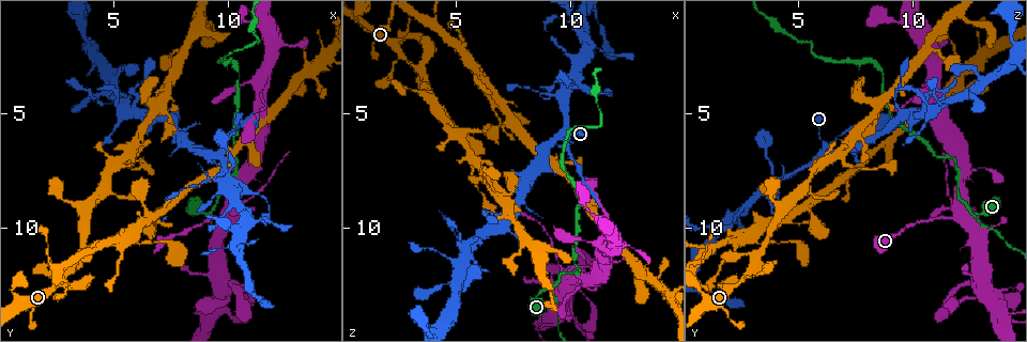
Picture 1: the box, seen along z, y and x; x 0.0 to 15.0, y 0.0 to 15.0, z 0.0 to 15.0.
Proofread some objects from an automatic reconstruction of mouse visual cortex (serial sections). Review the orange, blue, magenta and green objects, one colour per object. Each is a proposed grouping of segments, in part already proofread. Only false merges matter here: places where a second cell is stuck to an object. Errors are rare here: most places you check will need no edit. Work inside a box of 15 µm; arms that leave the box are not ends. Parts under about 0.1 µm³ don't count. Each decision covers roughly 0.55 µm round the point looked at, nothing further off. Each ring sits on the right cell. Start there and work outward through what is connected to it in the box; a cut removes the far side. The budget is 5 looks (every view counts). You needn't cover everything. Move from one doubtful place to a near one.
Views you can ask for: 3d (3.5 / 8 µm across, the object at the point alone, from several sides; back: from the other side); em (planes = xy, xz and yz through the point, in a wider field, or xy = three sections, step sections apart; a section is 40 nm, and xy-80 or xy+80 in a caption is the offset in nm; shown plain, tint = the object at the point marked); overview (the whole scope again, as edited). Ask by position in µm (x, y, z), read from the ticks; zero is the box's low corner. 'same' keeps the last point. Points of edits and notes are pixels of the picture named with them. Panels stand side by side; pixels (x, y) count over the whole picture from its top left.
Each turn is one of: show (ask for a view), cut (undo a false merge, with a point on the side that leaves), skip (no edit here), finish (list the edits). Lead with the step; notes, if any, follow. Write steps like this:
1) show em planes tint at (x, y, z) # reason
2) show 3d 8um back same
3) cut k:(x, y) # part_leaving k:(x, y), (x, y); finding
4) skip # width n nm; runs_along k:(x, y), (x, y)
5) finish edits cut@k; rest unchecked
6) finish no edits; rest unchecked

show 3d 3.5um at (9.7, 6.5, 6.2) # narrows sharply

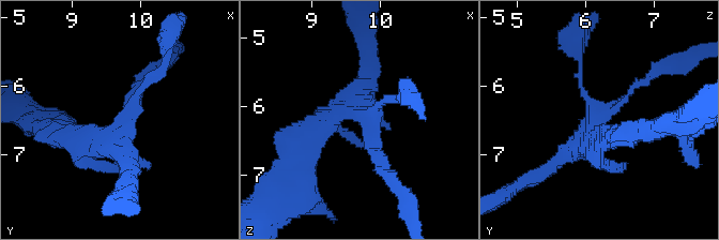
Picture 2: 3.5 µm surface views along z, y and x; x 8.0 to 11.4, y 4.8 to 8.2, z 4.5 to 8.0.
show em xy step 3 tint at (9.75, 6.50, 6.10) # need the tissue

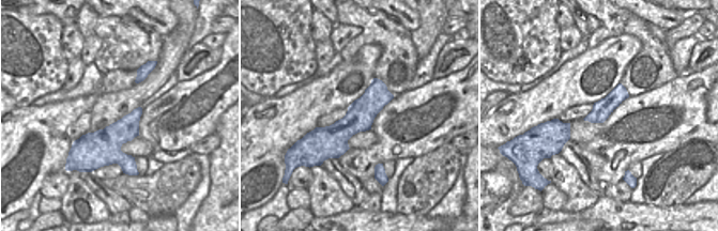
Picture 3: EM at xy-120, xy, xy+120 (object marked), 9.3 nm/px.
skip # runs_along 2:(164, 68), (107, 136), (65, 136); all the same cell

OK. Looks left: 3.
show 3d 3.5um at (9.2, 9.4, 12.5) # three arms meet

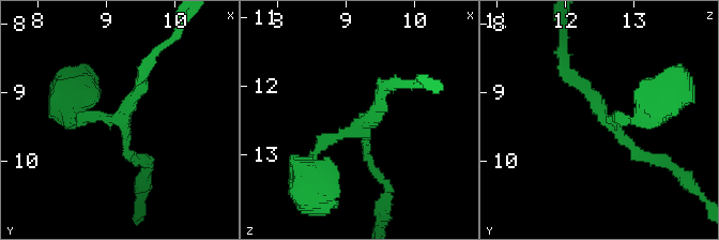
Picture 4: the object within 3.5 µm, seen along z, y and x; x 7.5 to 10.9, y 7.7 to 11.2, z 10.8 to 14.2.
show em xy step 3 tint at (9.15, 9.35, 12.60)

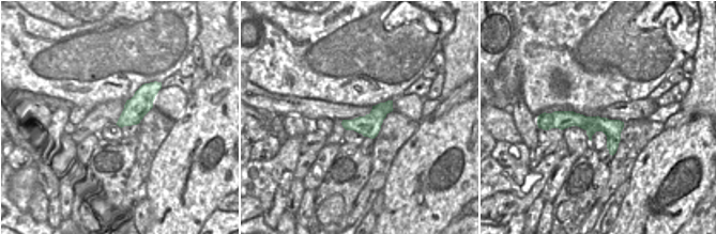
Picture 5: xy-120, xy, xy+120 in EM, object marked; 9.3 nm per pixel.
show em planes tint same # another direction

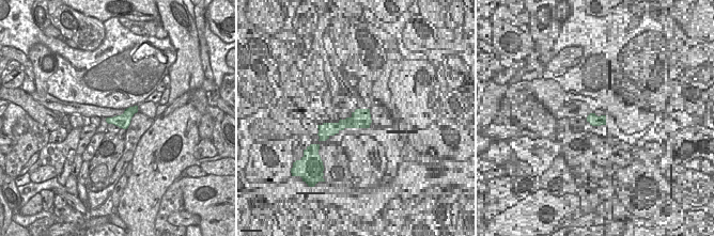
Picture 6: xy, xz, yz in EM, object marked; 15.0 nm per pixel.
skip # width 220 nm; runs_along 4:(309, 169), (329, 138), (381, 106), (385, 87); one cell here

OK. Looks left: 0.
finish no edits; rest unchecked

